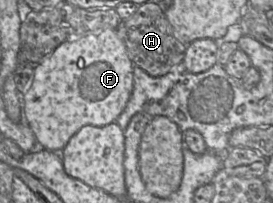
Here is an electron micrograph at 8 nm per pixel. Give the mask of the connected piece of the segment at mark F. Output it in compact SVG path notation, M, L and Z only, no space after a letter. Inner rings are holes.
M106 28L61 43L49 56L35 65L32 84L23 95L25 116L37 142L45 150L63 150L69 139L83 126L105 126L115 122L133 90L133 66L116 29Z

